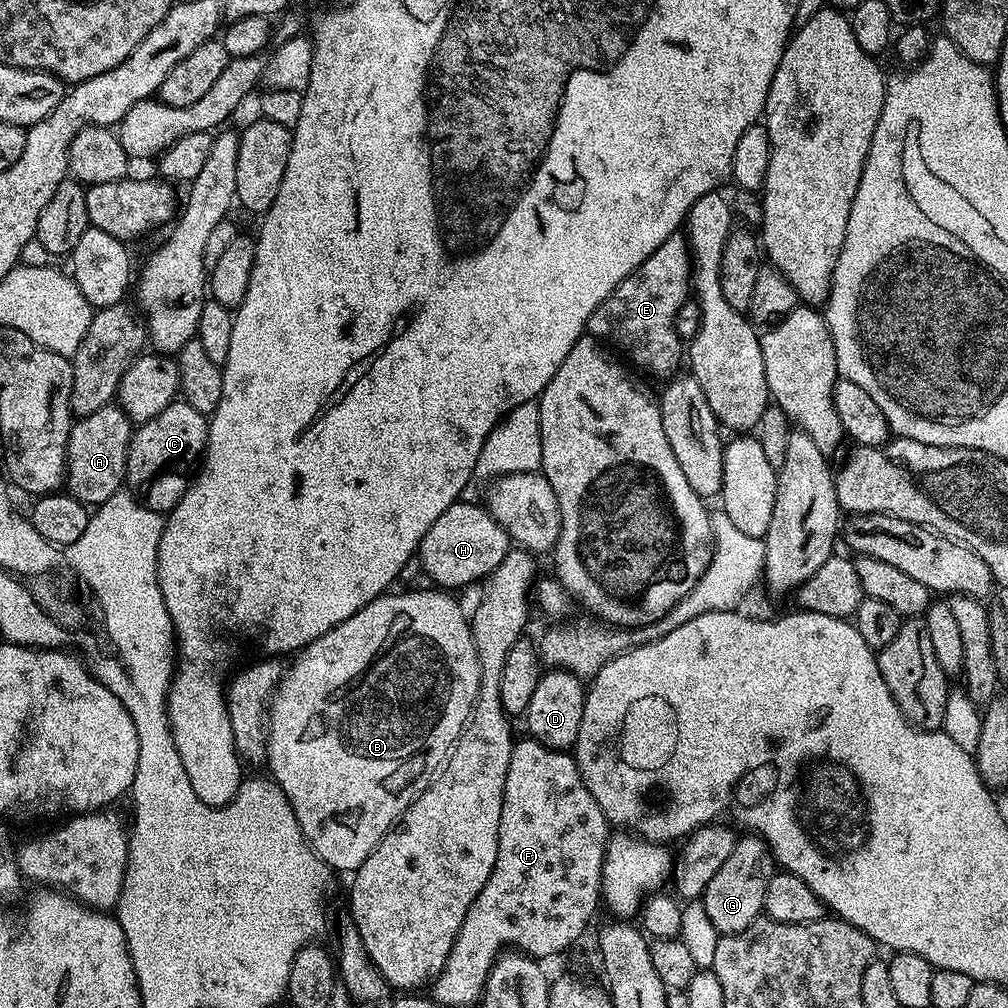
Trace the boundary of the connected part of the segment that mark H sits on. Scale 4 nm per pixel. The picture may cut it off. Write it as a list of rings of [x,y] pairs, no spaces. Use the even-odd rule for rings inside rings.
[[[457,502],[446,510],[442,510],[442,515],[432,523],[430,530],[426,530],[426,538],[422,538],[418,549],[418,561],[420,560],[421,566],[424,567],[425,574],[433,580],[429,581],[444,590],[464,588],[467,584],[474,583],[475,580],[483,581],[499,566],[502,558],[506,558],[506,554],[510,550],[508,531],[489,514],[487,507],[480,505],[479,508],[476,504],[464,503]]]

